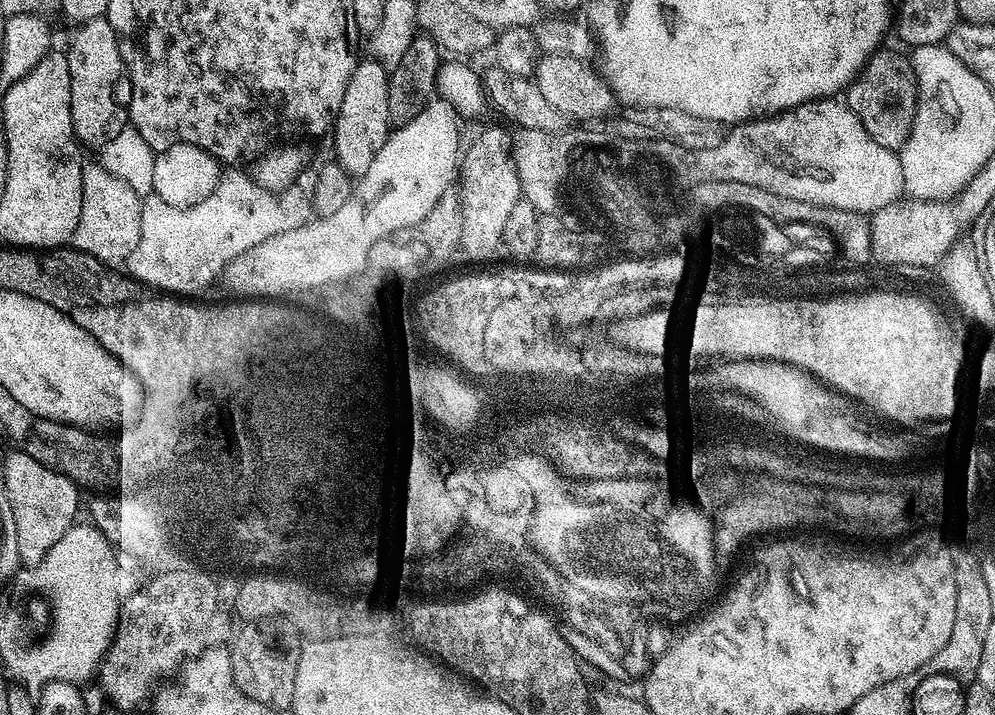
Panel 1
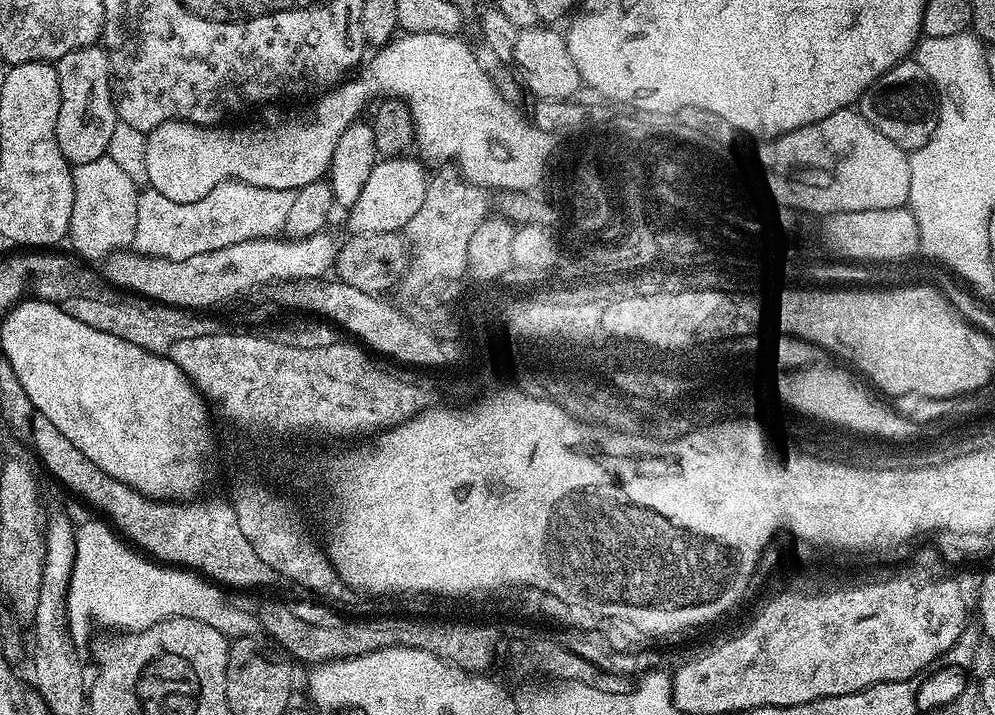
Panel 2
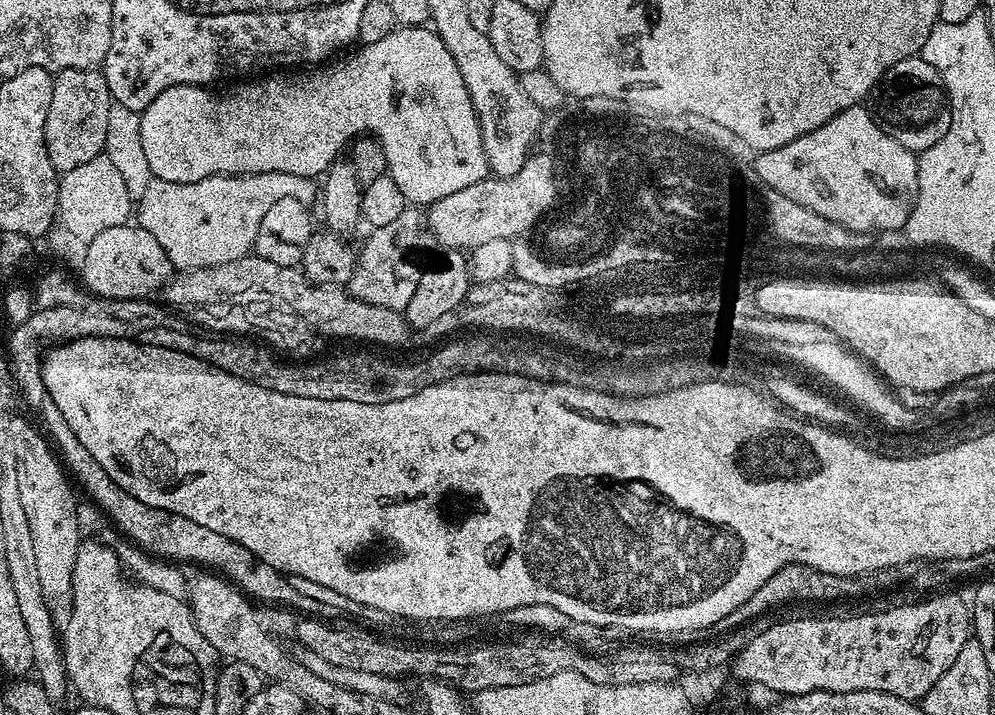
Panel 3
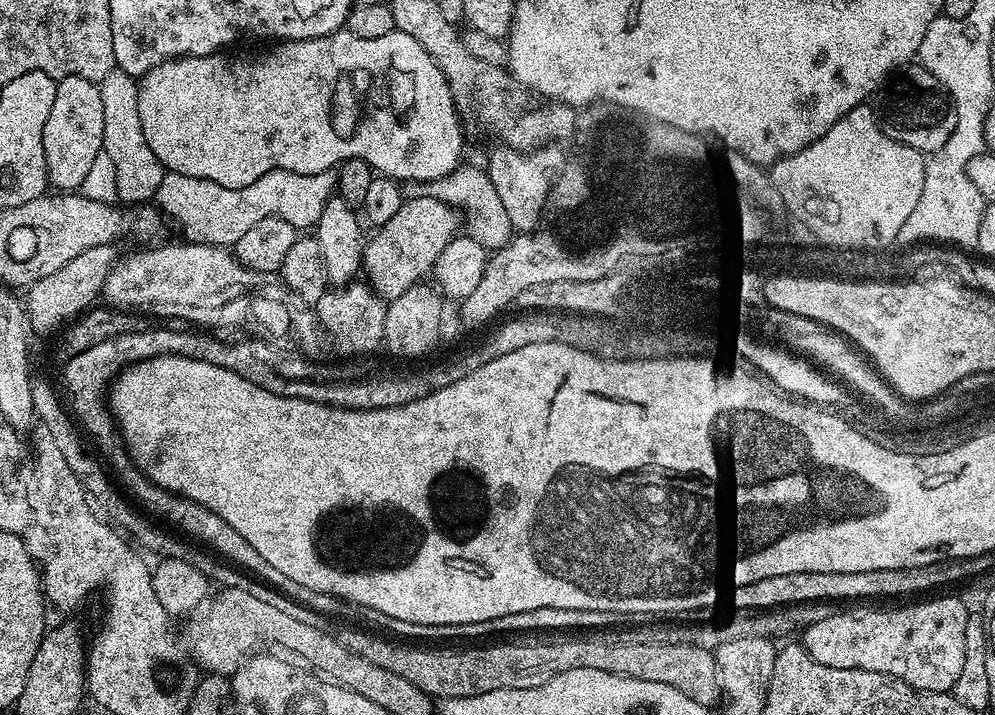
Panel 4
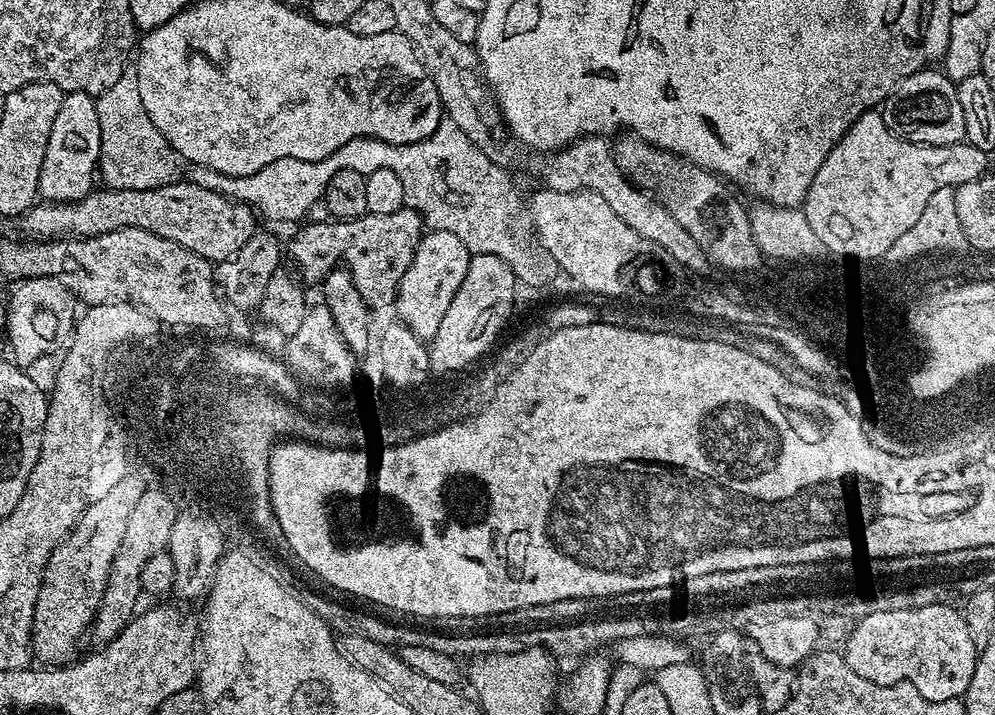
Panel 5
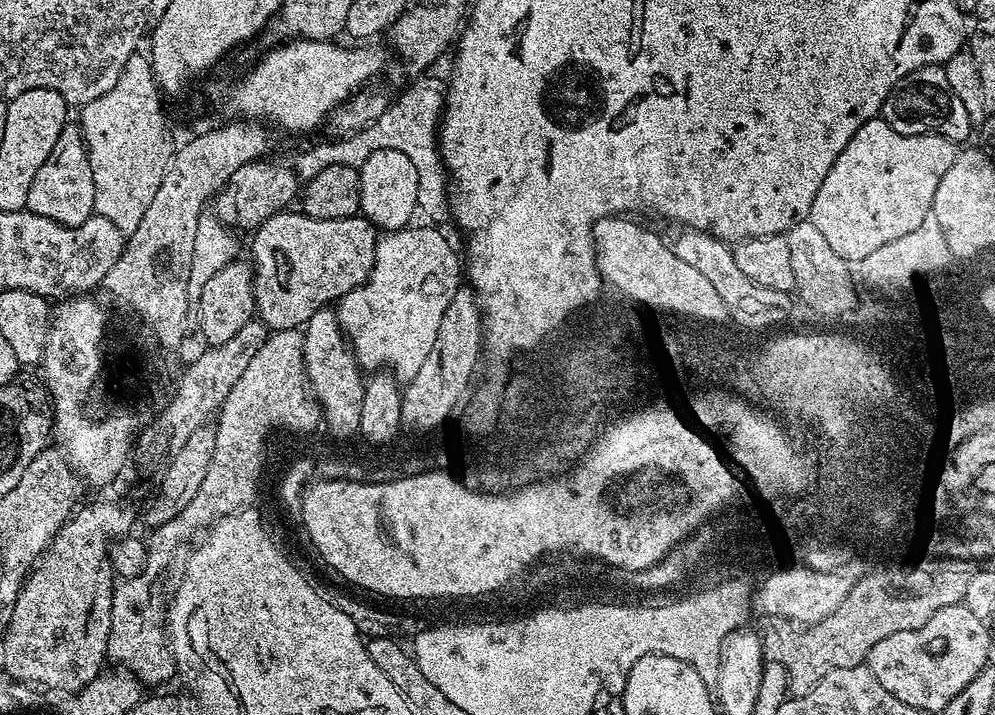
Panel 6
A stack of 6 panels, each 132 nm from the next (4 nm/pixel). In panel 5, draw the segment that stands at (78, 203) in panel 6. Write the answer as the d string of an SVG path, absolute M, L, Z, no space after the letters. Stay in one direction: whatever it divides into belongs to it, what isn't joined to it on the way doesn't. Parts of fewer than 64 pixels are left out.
M85 92L67 93L62 102L62 106L58 108L58 118L54 118L54 126L50 130L50 138L46 142L46 154L42 158L42 174L38 178L38 196L41 201L51 202L54 204L74 204L76 201L83 199L89 192L93 191L95 181L98 176L98 165L100 163L100 123L98 122L98 110L96 109L97 97L86 94Z

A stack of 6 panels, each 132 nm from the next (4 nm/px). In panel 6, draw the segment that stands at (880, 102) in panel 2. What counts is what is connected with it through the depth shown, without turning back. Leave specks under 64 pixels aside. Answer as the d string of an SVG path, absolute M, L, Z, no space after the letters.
M935 64L906 74L894 85L884 100L882 118L891 128L898 130L898 134L907 136L941 136L961 142L974 131L970 114L966 114L966 106L962 106L954 90L950 90L943 67Z

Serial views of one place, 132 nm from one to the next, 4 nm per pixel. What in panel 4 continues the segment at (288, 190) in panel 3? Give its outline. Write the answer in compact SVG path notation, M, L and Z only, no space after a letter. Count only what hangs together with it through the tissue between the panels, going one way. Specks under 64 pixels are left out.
M274 169L262 174L258 182L245 188L218 186L202 178L190 178L186 174L165 171L162 186L154 197L157 209L169 221L173 220L184 231L183 239L193 244L234 246L250 226L262 222L262 218L277 216L298 230L315 229L322 218L329 196L336 192L336 172L318 174L294 174L290 170Z

